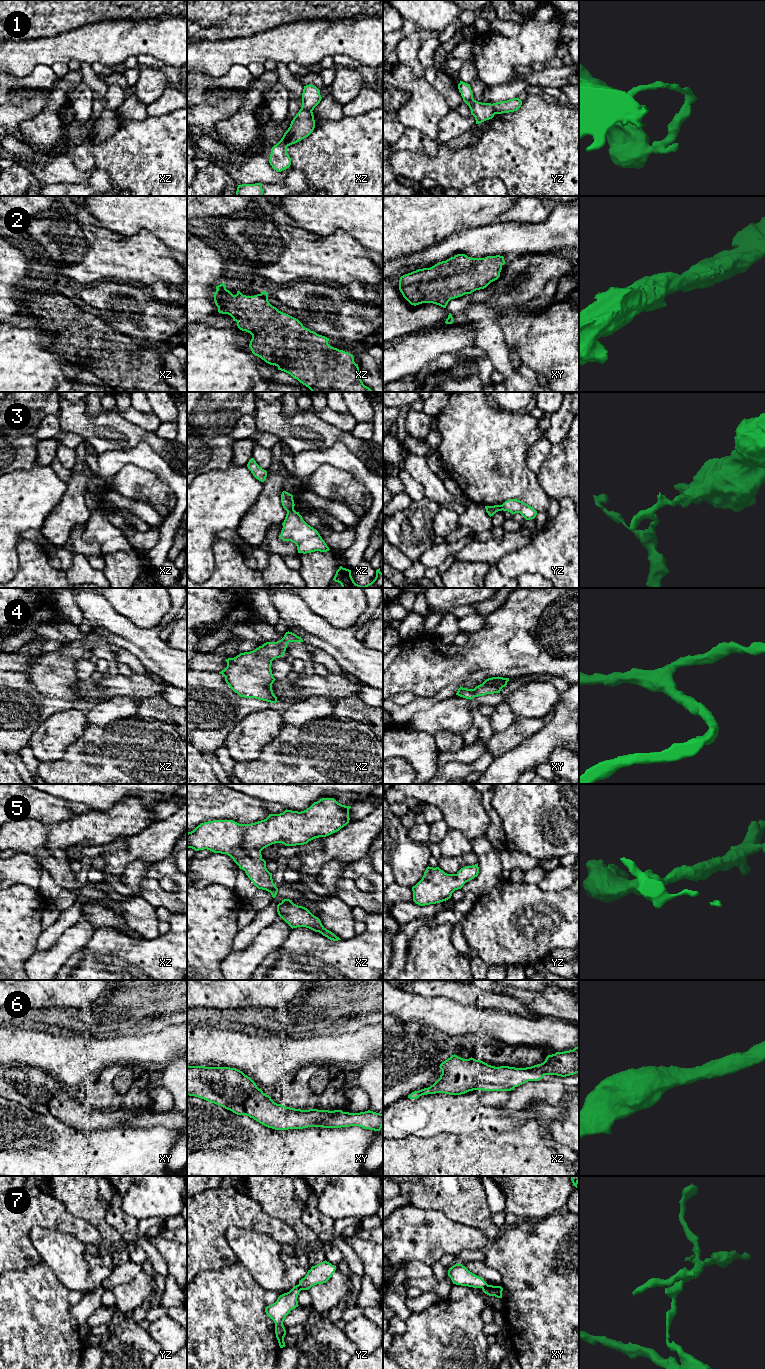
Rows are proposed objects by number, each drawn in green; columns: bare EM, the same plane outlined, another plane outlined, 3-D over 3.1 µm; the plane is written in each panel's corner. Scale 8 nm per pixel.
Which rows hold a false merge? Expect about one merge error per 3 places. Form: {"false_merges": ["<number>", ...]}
{"false_merges": ["1", "3", "7"]}

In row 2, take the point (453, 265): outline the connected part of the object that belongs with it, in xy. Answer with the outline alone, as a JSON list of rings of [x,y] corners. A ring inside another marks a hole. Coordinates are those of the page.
[[[457,254],[446,261],[439,262],[430,268],[423,268],[400,277],[399,290],[411,305],[433,303],[446,308],[451,299],[486,288],[500,277],[502,266],[506,262],[500,255],[485,258],[471,258]]]

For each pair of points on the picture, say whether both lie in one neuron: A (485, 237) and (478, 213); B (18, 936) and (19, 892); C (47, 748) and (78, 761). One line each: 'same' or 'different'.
A: different
B: same
C: different

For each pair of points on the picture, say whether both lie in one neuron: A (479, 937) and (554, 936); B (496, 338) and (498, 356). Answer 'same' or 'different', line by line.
A: same
B: same

